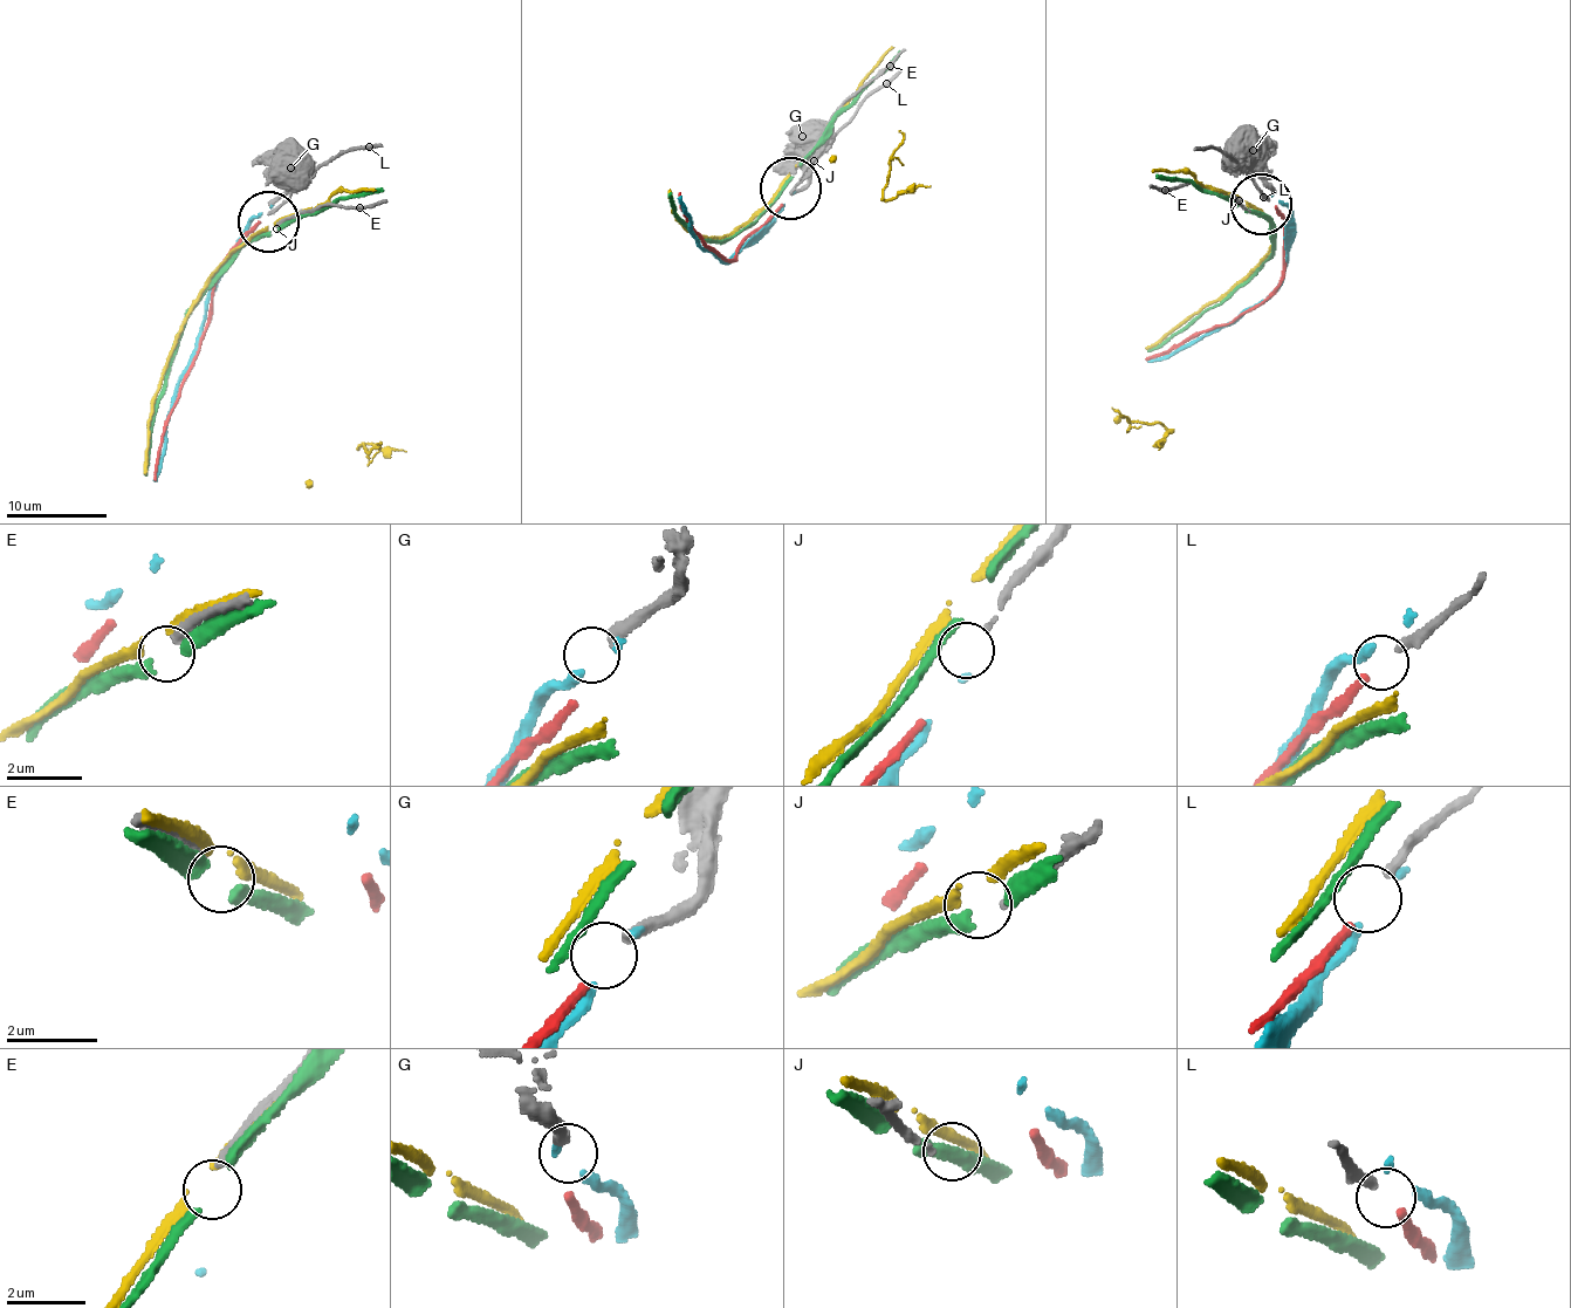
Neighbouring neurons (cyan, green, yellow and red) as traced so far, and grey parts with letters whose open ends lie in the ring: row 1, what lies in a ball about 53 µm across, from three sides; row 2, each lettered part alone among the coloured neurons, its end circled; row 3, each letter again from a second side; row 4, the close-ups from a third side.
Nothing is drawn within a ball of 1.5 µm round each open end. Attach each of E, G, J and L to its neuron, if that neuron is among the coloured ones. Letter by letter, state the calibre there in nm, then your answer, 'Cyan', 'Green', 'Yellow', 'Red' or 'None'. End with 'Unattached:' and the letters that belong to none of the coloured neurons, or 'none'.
E: Thickness 190 nm. None
G: Thickness 260 nm. Cyan
J: Thickness 130 nm. None
L: Thickness 220 nm. Red
Unattached: E, J

